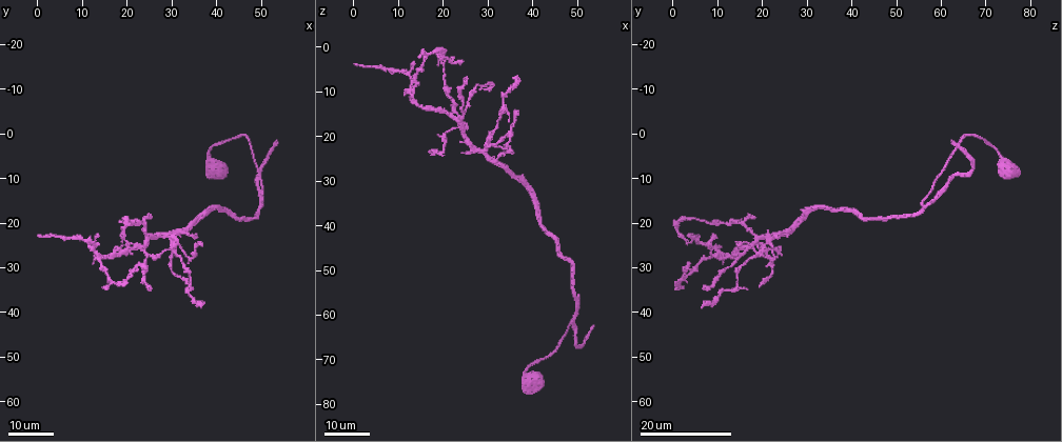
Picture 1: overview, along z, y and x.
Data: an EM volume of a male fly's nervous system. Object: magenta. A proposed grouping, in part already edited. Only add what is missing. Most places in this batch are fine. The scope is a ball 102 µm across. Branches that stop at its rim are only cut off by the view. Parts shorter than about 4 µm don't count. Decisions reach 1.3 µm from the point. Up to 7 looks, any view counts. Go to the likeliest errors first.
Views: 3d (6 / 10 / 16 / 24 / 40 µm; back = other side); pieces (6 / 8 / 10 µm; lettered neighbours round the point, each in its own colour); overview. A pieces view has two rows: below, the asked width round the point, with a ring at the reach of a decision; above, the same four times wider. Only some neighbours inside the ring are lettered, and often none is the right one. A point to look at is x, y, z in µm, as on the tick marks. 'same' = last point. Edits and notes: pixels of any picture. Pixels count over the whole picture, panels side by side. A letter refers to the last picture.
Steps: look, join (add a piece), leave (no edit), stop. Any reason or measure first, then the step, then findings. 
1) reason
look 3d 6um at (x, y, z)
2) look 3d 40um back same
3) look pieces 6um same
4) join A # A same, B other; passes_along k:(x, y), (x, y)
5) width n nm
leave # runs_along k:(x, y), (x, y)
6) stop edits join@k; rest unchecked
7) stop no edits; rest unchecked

thin end
look 3d 16um at (34.5, 34.0, 19.5)

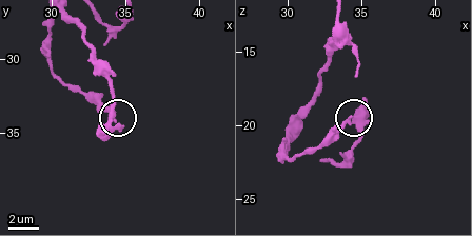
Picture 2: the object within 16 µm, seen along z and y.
look pieces 10um at (34.2, 34.4, 19.4)

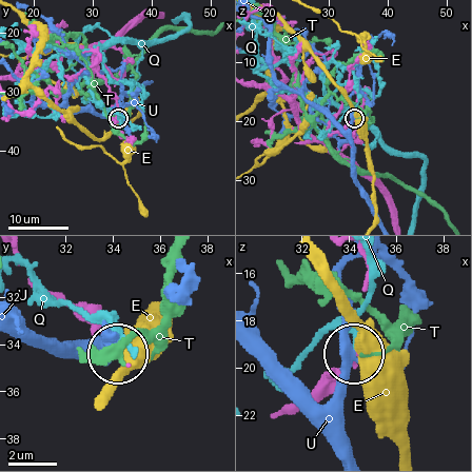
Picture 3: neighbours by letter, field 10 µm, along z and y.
leave # E other, Q other, T other, U other; none of them fits

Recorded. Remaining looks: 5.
end of a long branch
look 3d 24um at (36.5, 39.0, 6.5)

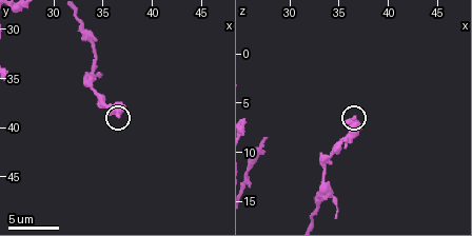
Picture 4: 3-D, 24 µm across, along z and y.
look pieces 10um at (36.4, 38.8, 6.2)

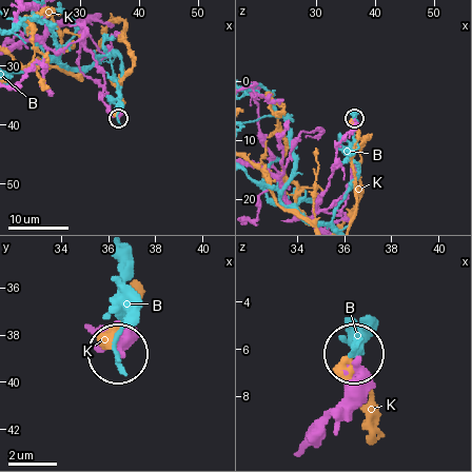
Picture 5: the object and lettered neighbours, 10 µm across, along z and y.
leave # B other, K other; runs_along 5:(305, 439), (342, 397), (356, 357); no lettered piece goes on from it

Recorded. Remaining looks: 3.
end of a long branch
look 3d 16um at (0.5, 22.5, 3.5)

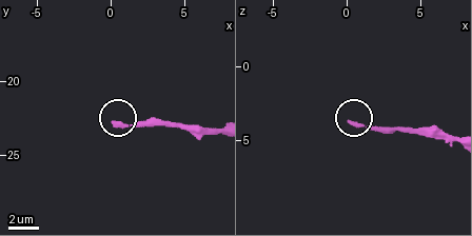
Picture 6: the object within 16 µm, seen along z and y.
look pieces 10um at (0.2, 22.8, 3.8)

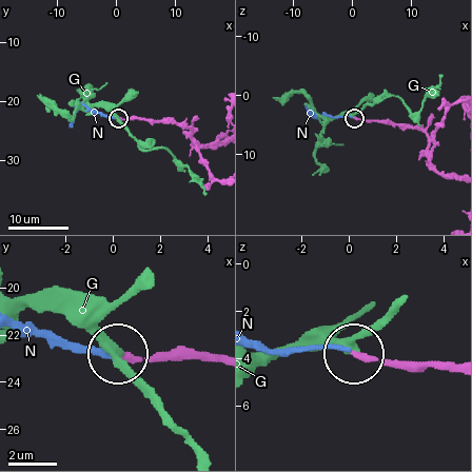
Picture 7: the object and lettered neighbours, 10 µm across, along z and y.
join N # G other, N same; passes_along 7:(133, 118), (107, 117), (83, 106), (70, 126); it goes on there

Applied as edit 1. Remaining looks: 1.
stop edits join@7; rest unchecked

